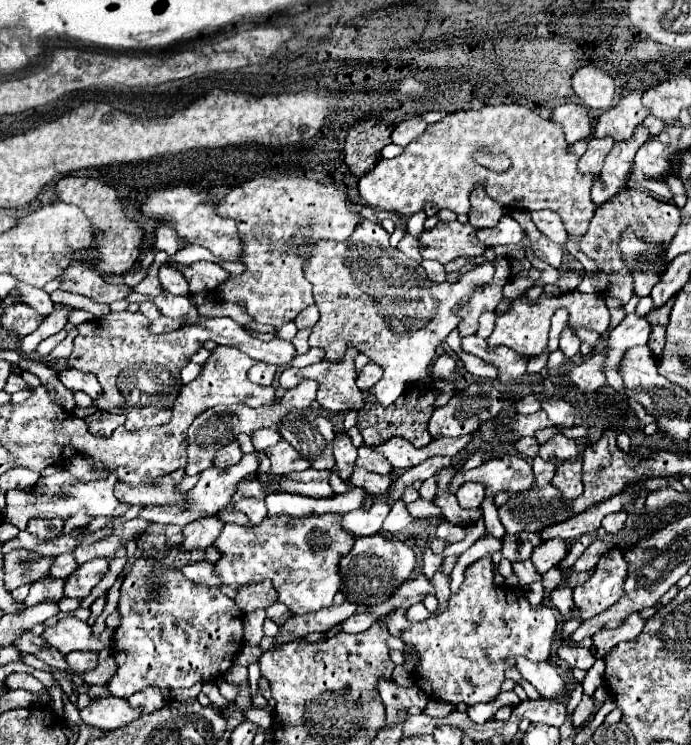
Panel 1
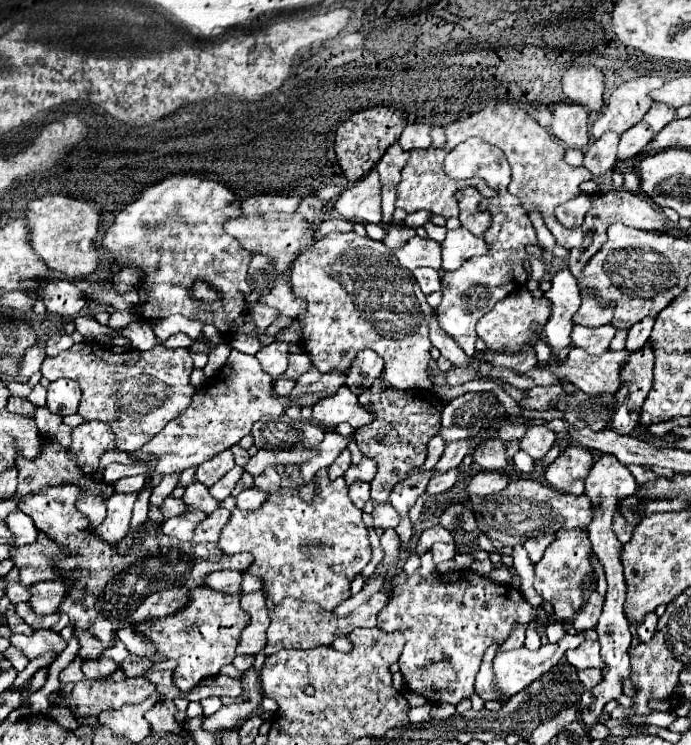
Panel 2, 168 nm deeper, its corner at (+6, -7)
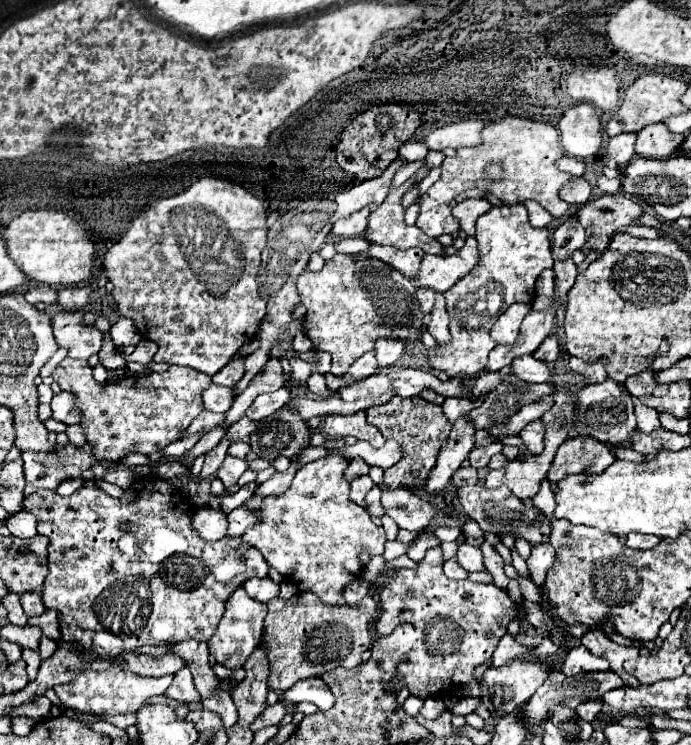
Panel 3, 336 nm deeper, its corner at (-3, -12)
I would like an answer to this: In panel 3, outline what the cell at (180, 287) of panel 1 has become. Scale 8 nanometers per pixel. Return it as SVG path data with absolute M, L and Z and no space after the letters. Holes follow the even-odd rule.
M206 178L206 180L194 182L190 188L182 190L180 194L156 200L144 214L140 214L132 222L130 230L118 242L114 242L110 246L110 250L104 256L104 270L106 270L108 280L114 284L112 300L116 304L116 312L120 316L132 318L134 326L142 332L142 336L148 338L148 340L154 340L158 344L158 352L154 354L156 362L164 360L168 364L190 366L190 368L196 368L196 370L212 376L212 374L216 374L218 370L222 370L230 362L230 358L238 352L238 348L246 340L252 340L258 334L260 322L266 316L266 300L260 298L260 294L258 294L256 274L258 274L258 268L260 268L260 254L262 254L262 250L266 246L266 232L268 232L266 210L264 210L262 202L258 198L254 198L242 186L236 186L236 184L230 184L226 180L218 180L218 178Z

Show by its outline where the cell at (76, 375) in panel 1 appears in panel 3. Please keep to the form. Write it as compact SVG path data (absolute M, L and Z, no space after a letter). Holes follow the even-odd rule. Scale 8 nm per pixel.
M62 390L58 396L52 398L52 418L60 420L64 424L80 424L82 420L82 410L76 406L74 394Z

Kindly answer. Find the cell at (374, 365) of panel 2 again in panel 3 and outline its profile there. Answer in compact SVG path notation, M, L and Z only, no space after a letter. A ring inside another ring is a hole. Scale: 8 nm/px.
M382 338L376 342L376 360L378 360L378 370L384 370L388 366L394 366L402 354L404 354L404 344L402 340L394 338Z

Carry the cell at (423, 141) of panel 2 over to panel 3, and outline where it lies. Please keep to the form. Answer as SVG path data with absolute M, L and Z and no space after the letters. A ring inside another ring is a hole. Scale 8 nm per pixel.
M466 120L458 124L448 124L442 126L434 132L430 132L422 144L426 144L430 150L444 150L444 148L460 148L460 146L474 146L482 142L480 130L484 128L486 122L478 120Z

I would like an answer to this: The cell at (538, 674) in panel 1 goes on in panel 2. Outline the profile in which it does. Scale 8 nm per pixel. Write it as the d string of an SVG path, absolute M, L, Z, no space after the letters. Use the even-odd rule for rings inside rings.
M577 633L577 635L565 635L559 643L553 643L553 645L541 645L537 651L529 651L529 649L521 647L521 649L511 649L511 651L497 653L497 657L493 659L493 673L495 673L493 681L495 681L495 687L499 689L501 701L509 699L511 695L515 695L521 689L525 689L529 683L539 679L553 665L559 663L559 659L565 655L567 649L573 649L573 647L577 647L581 643L583 643L583 633Z

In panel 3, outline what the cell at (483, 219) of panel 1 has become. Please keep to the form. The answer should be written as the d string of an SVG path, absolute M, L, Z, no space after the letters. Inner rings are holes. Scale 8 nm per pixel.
M468 198L468 200L462 200L460 204L456 204L452 208L454 216L460 220L460 226L468 236L474 236L476 218L482 216L482 212L488 212L488 210L490 210L490 202L486 198Z

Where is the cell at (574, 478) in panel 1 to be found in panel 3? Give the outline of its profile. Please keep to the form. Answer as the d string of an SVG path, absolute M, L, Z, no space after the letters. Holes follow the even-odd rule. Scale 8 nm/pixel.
M590 436L568 438L556 452L548 480L554 484L566 476L602 474L616 460L612 448Z

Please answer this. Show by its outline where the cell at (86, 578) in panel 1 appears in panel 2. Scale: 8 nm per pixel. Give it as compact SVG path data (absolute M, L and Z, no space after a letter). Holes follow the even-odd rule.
M59 579L57 581L45 581L45 583L33 583L29 587L29 591L31 591L29 605L37 615L55 613L67 595L65 593L67 589L69 589L69 583L59 581Z

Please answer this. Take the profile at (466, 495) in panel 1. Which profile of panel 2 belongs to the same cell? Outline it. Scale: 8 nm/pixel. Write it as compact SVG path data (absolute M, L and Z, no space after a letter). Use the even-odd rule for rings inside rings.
M479 471L469 481L467 493L487 497L487 495L493 495L493 493L499 493L501 489L505 489L507 483L509 483L509 473L505 473L505 471Z

